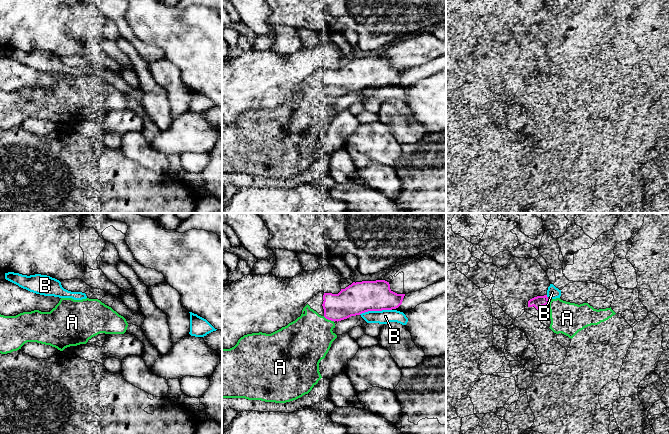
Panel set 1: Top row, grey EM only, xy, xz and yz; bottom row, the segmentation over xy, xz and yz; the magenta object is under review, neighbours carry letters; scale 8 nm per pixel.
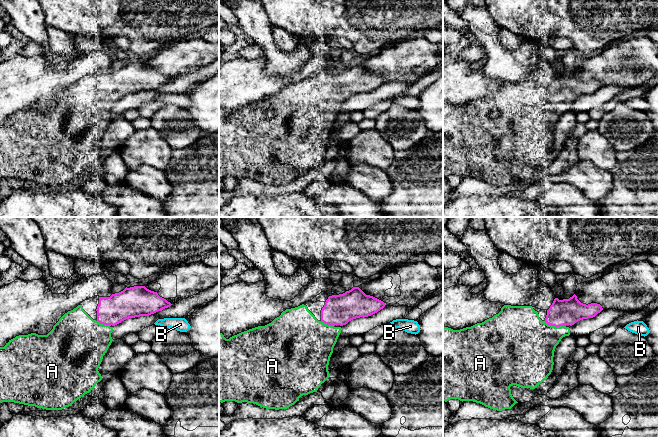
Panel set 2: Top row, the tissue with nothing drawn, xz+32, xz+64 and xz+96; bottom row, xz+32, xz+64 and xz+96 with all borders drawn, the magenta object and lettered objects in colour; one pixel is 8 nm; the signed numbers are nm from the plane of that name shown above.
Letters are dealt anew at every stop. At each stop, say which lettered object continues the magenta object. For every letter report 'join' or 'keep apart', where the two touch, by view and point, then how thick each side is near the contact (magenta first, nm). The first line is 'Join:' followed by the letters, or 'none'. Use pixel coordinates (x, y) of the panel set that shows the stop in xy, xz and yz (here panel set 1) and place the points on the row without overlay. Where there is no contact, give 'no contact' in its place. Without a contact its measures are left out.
Join: A
A: join; meets magenta in xz at (329, 95); 240 nm thick on the magenta side, 380 nm on the other
B: keep apart; meets magenta in xz at (375, 86); 260 nm thick on the magenta side, 110 nm on the other

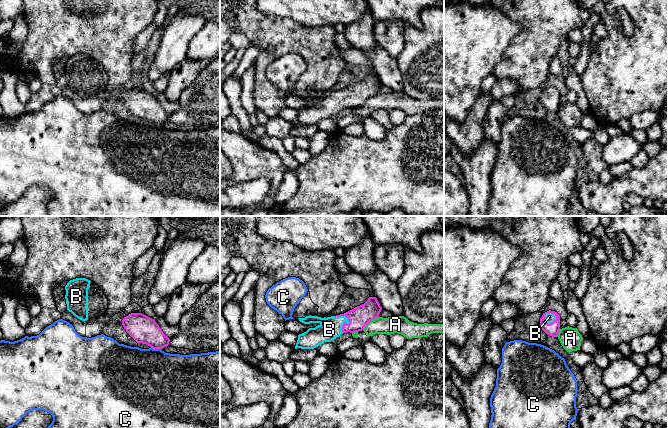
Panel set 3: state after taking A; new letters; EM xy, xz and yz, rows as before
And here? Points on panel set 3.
Join: B
A: keep apart; meets magenta in xz at (370, 96); 170 nm thick on the magenta side, 140 nm on the other
B: join; meets magenta in xz at (349, 97); 170 nm thick on the magenta side, 180 nm on the other
C: keep apart; meets magenta in xy at (156, 124); 220 nm thick on the magenta side, 480 nm on the other

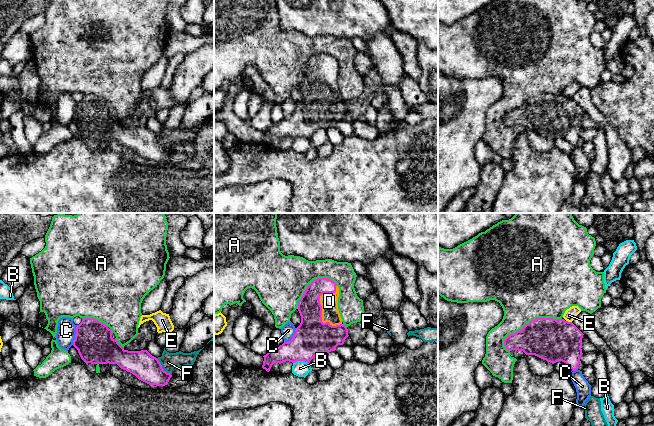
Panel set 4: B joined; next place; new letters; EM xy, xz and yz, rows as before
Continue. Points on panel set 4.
Join: D
A: keep apart; meets magenta in yz at (529, 98); 340 nm thick on the magenta side, 460 nm on the other
B: keep apart; meets magenta in xz at (301, 136); 280 nm thick on the magenta side, 130 nm on the other
C: keep apart; meets magenta in xy at (75, 111); 300 nm thick on the magenta side, 160 nm on the other
D: join; meets magenta in xz at (319, 79); 240 nm thick on the magenta side, 140 nm on the other
E: keep apart; meets magenta in yz at (569, 98); 340 nm thick on the magenta side, 90 nm on the other
F: keep apart; meets magenta in xy at (161, 143); 220 nm thick on the magenta side, 130 nm on the other

